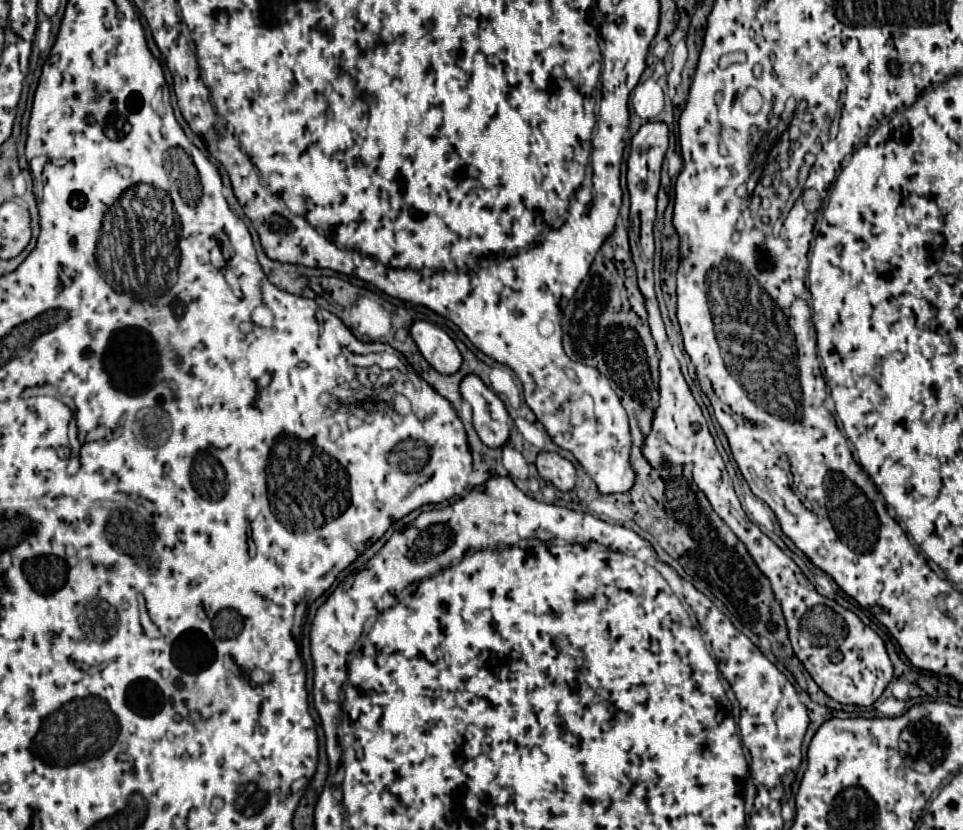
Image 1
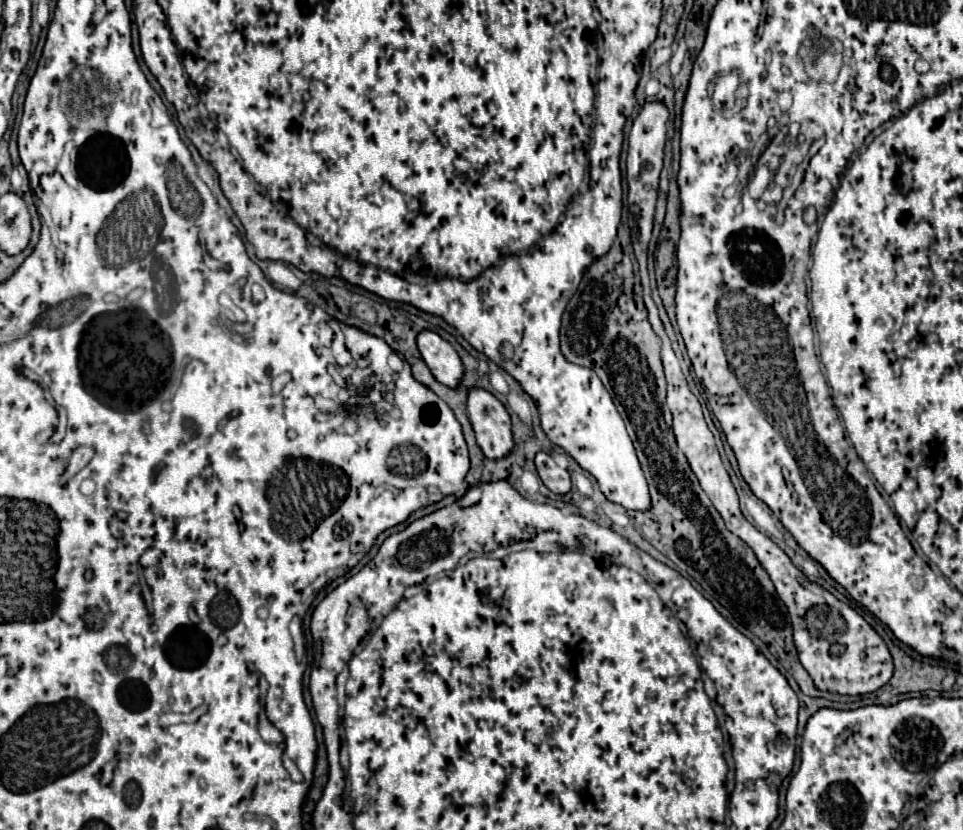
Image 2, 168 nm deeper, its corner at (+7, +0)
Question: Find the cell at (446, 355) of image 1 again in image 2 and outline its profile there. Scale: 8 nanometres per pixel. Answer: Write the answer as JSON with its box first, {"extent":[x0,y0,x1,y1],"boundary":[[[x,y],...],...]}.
{"extent":[418,330,464,388],"boundary":[[[424,330],[418,336],[418,350],[438,382],[448,388],[458,388],[464,376],[464,364],[446,340],[442,340],[436,332]]]}

